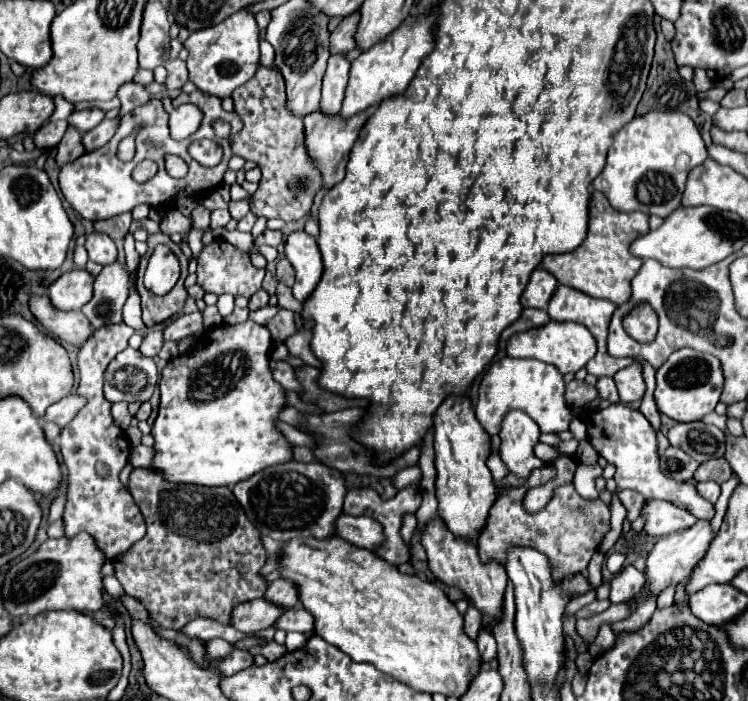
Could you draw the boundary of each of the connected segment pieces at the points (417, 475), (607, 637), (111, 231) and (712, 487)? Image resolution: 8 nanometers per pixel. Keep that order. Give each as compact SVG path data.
M410 466L410 468L404 468L402 472L398 472L398 474L392 478L392 482L394 482L394 486L396 486L398 490L402 490L402 488L406 488L406 486L418 484L420 478L422 478L420 468L418 468L418 466Z
M604 624L604 626L600 628L600 632L598 632L596 640L590 644L588 652L592 654L592 658L596 658L598 654L606 652L606 650L608 650L612 644L614 644L614 632L612 632L612 628L610 628L608 624Z
M126 212L126 214L118 214L114 218L108 218L108 220L98 220L98 222L94 222L94 228L98 232L108 234L112 240L122 240L128 234L130 222L132 222L132 214Z
M700 482L700 484L696 484L696 488L698 488L698 494L700 496L704 496L706 500L710 500L712 504L718 500L718 496L720 496L720 486L716 484L716 482Z

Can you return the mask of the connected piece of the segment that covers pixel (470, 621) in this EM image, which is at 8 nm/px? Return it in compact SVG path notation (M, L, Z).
M470 606L470 608L468 608L468 612L464 614L464 632L466 632L472 640L476 640L476 638L478 638L480 622L482 622L480 612L478 612L474 606Z

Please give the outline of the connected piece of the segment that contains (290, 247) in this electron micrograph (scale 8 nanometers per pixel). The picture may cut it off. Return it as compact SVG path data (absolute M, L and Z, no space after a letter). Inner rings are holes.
M294 230L284 242L284 256L296 270L296 284L292 286L292 292L300 302L304 302L320 282L324 270L316 238L304 230Z

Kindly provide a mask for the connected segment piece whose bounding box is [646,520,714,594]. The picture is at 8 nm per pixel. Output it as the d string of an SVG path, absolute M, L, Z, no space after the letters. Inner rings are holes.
M698 520L694 526L686 528L684 532L676 532L676 534L670 534L670 536L664 536L662 540L658 540L646 560L646 586L654 594L660 594L666 586L684 582L686 576L696 566L696 562L706 554L712 540L714 540L714 528L712 528L710 520Z

